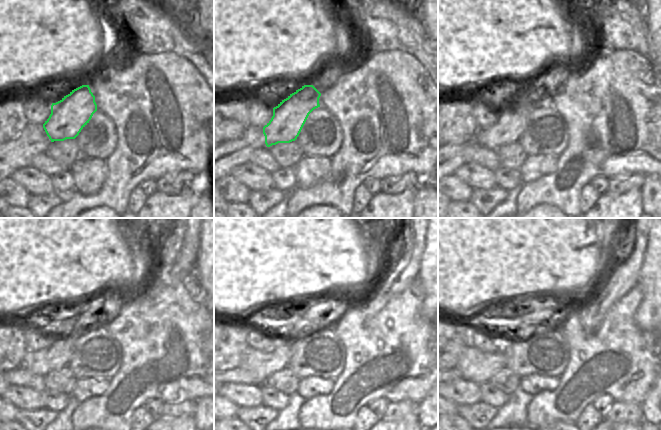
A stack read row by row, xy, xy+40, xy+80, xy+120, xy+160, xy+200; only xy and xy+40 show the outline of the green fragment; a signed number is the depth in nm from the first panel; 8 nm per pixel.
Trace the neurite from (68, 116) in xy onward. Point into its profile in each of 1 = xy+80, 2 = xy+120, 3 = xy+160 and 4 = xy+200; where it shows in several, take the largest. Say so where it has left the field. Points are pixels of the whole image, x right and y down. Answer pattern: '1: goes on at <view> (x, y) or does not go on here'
1: goes on at xy+80 (510, 124)
2: goes on at xy+120 (57, 355)
3: goes on at xy+160 (262, 364)
4: goes on at xy+200 (474, 365)

